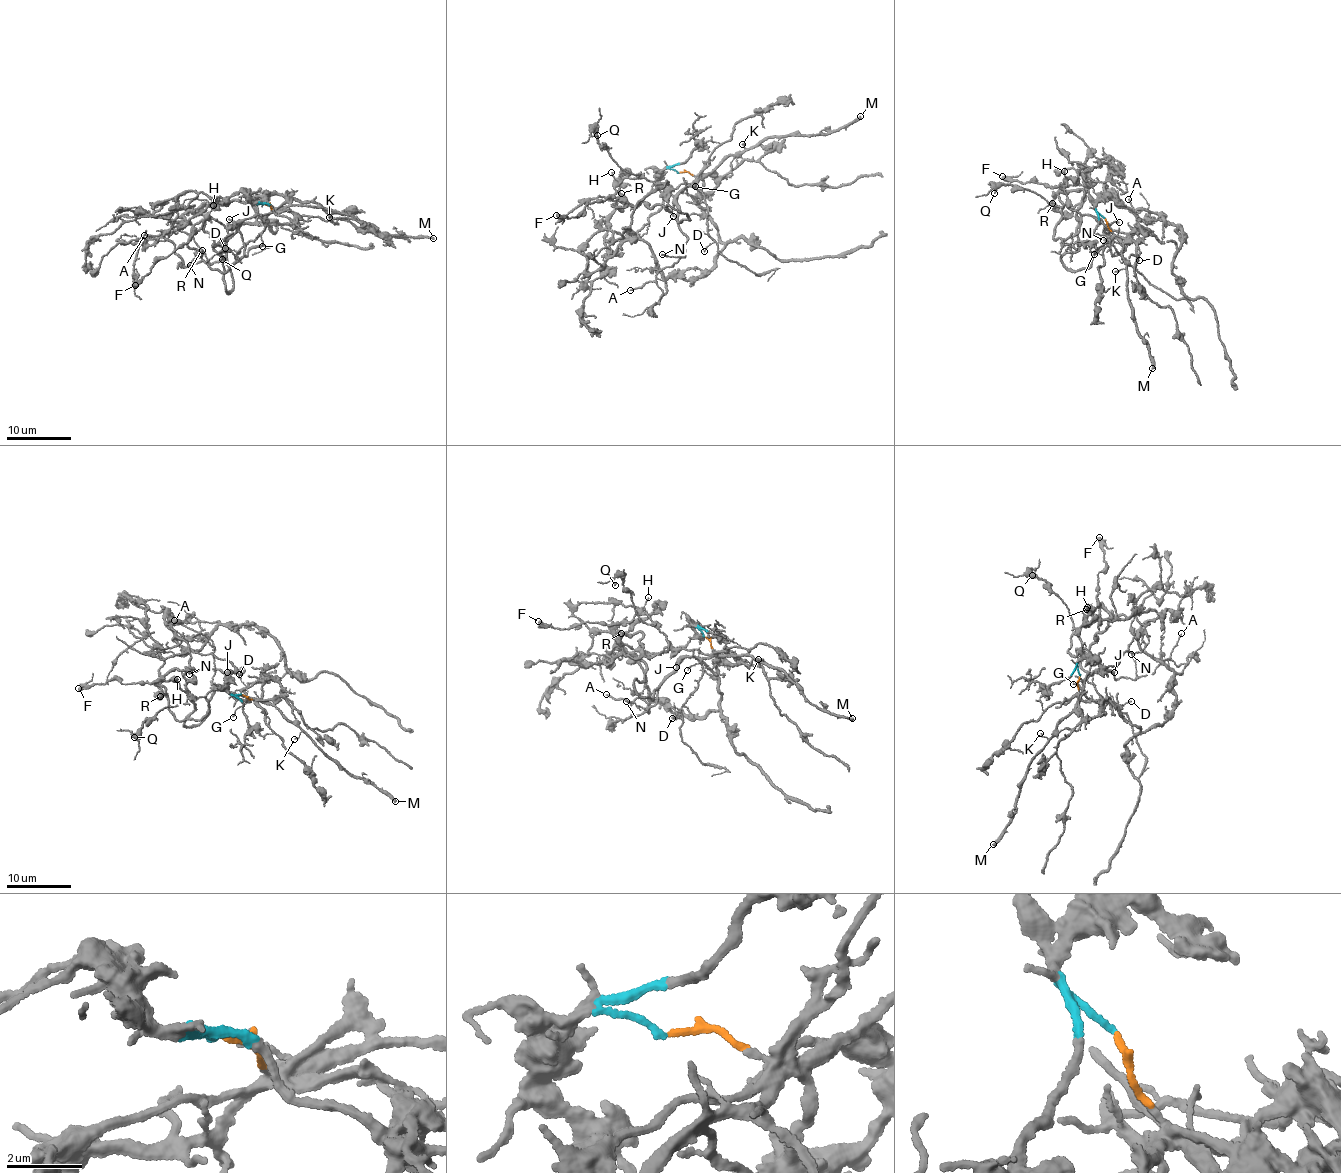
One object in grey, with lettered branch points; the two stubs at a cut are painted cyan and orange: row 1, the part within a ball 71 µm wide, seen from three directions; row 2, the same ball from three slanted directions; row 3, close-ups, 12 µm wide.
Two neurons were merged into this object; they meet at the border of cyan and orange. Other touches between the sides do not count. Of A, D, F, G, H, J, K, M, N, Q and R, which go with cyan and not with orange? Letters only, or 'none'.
none

